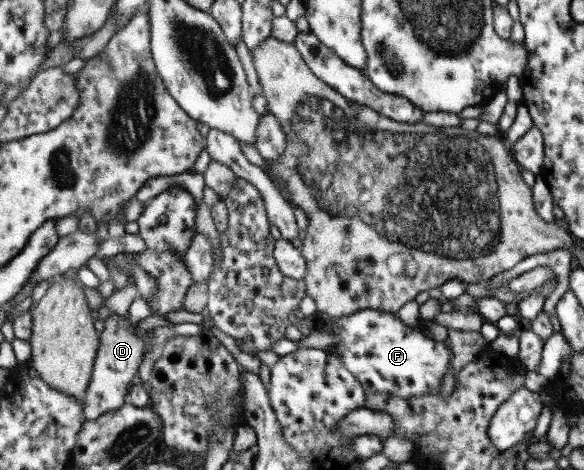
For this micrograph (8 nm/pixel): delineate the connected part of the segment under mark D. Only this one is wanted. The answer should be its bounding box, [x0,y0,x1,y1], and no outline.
[84,313,154,420]

